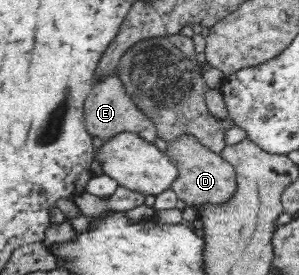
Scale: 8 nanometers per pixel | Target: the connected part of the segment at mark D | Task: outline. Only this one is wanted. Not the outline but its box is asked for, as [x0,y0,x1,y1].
[166,135,237,207]

